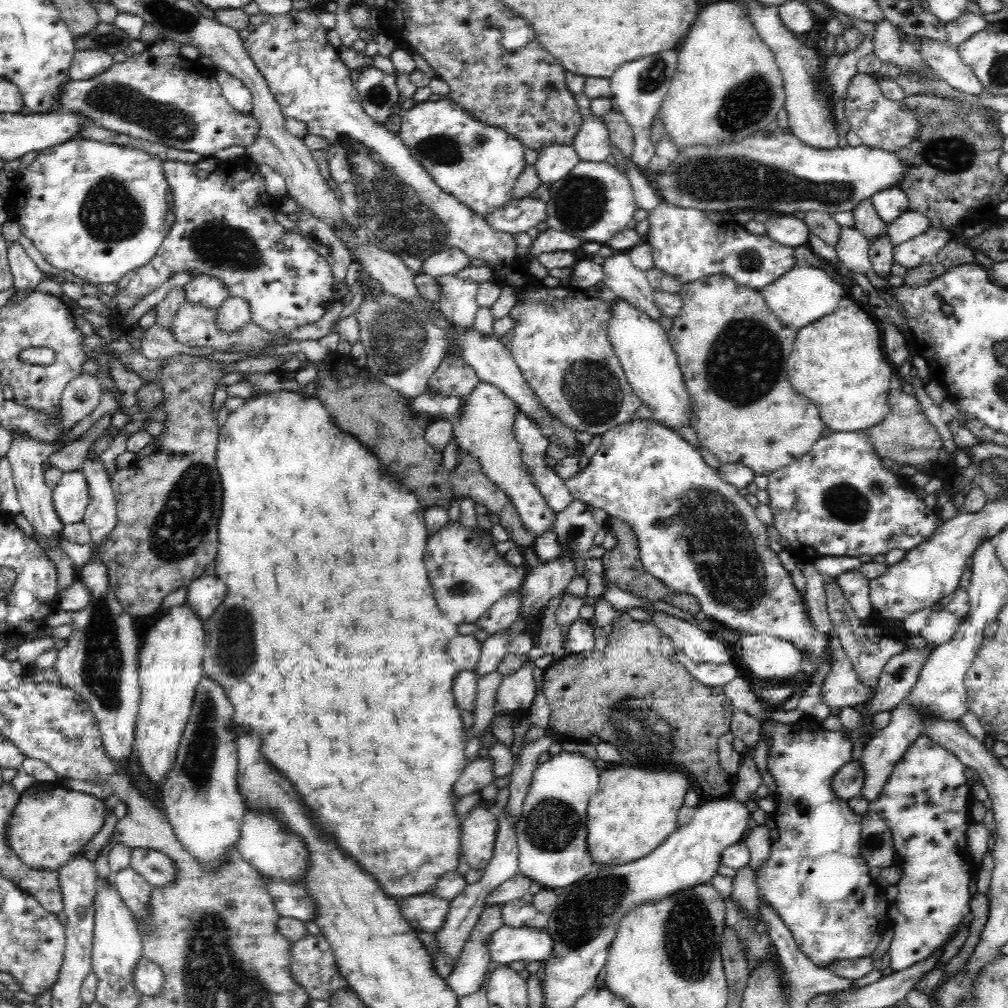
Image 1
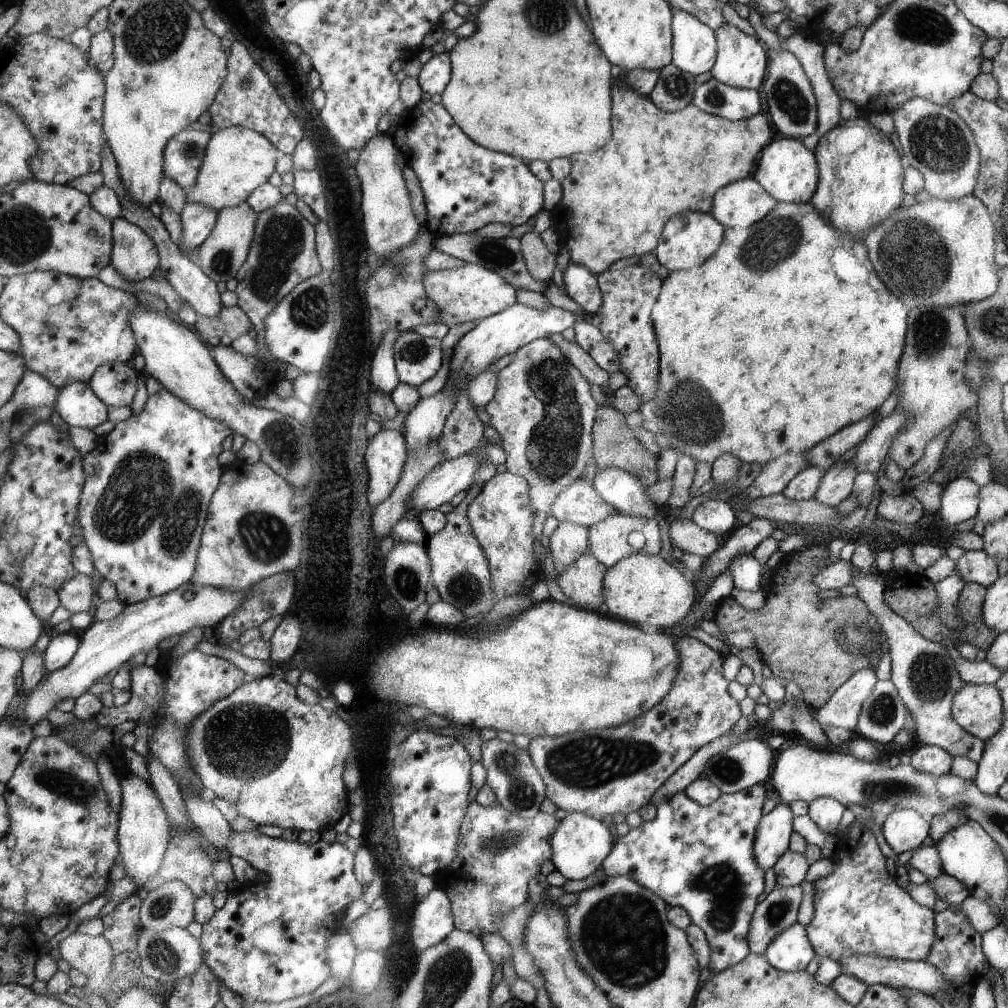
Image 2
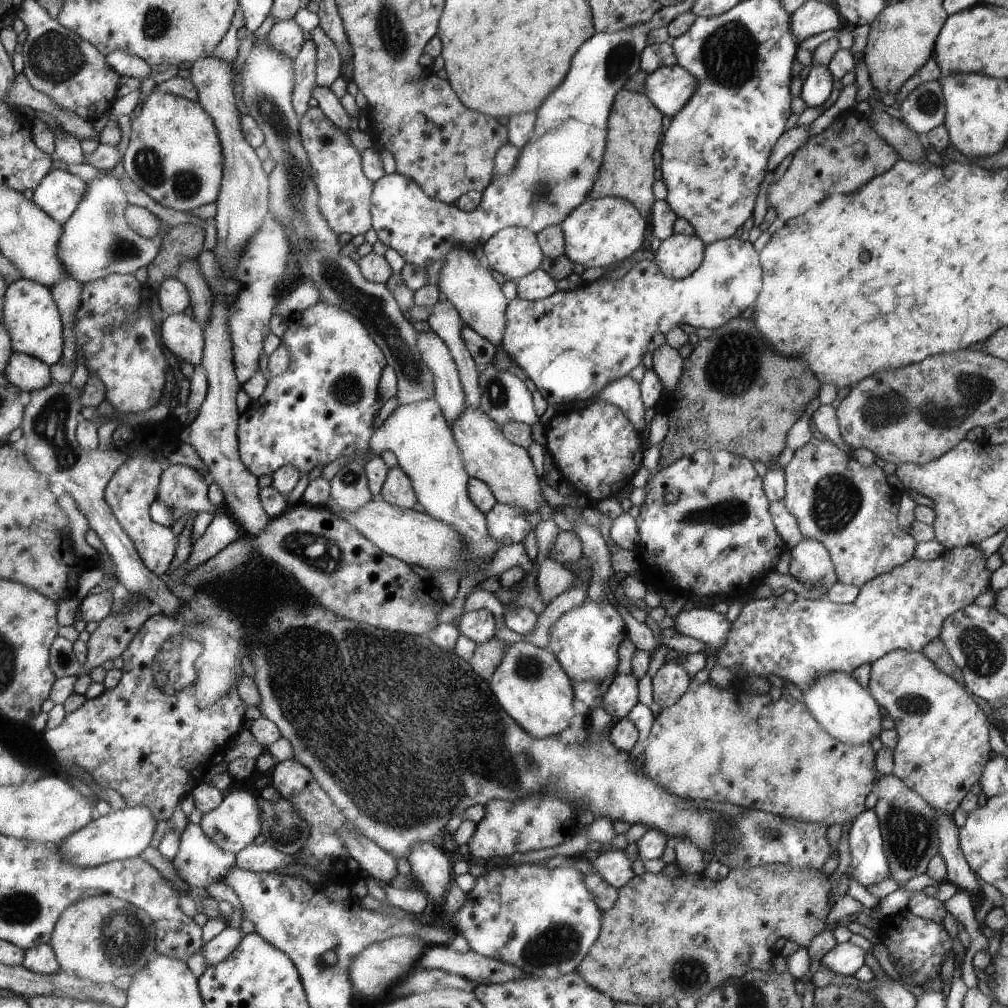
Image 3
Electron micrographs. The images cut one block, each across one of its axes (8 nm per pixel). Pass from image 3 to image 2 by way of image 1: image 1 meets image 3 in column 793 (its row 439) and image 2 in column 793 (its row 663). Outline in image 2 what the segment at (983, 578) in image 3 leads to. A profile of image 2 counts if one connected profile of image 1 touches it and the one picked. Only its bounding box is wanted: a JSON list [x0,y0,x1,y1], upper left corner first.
[753,800,794,870]

